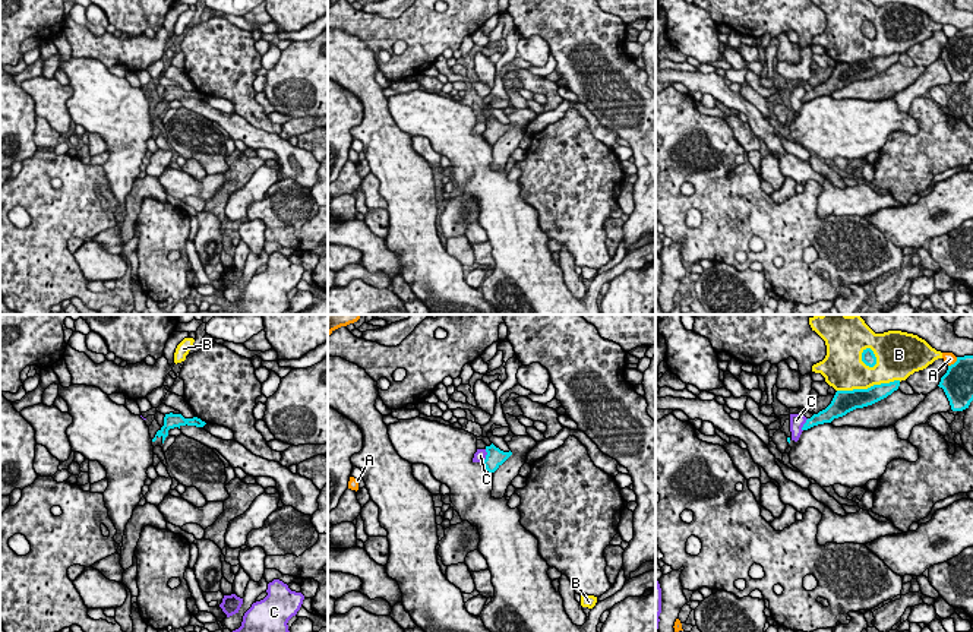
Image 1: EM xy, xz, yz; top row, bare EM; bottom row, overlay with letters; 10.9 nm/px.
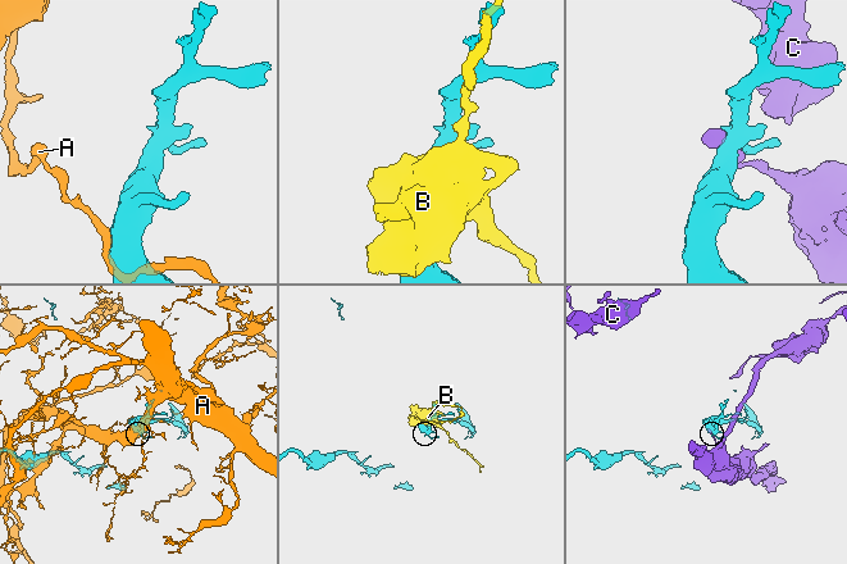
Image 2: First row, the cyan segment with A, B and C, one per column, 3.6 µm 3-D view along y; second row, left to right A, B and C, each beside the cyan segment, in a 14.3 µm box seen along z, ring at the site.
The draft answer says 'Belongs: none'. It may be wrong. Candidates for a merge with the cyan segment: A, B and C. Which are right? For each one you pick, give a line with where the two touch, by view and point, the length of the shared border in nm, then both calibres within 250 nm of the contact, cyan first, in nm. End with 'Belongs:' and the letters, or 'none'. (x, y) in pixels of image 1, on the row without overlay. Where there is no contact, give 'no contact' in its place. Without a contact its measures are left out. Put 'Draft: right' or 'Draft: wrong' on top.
Draft: right
Belongs: none

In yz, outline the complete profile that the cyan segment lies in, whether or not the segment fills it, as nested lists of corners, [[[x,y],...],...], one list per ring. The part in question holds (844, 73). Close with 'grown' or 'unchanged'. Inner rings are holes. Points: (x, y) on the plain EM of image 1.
[[[894,53],[890,56],[874,57],[868,61],[837,63],[831,76],[825,82],[808,91],[802,102],[831,95],[834,91],[843,89],[856,80],[872,78],[891,67],[898,61],[898,59],[900,53]]]; unchanged

